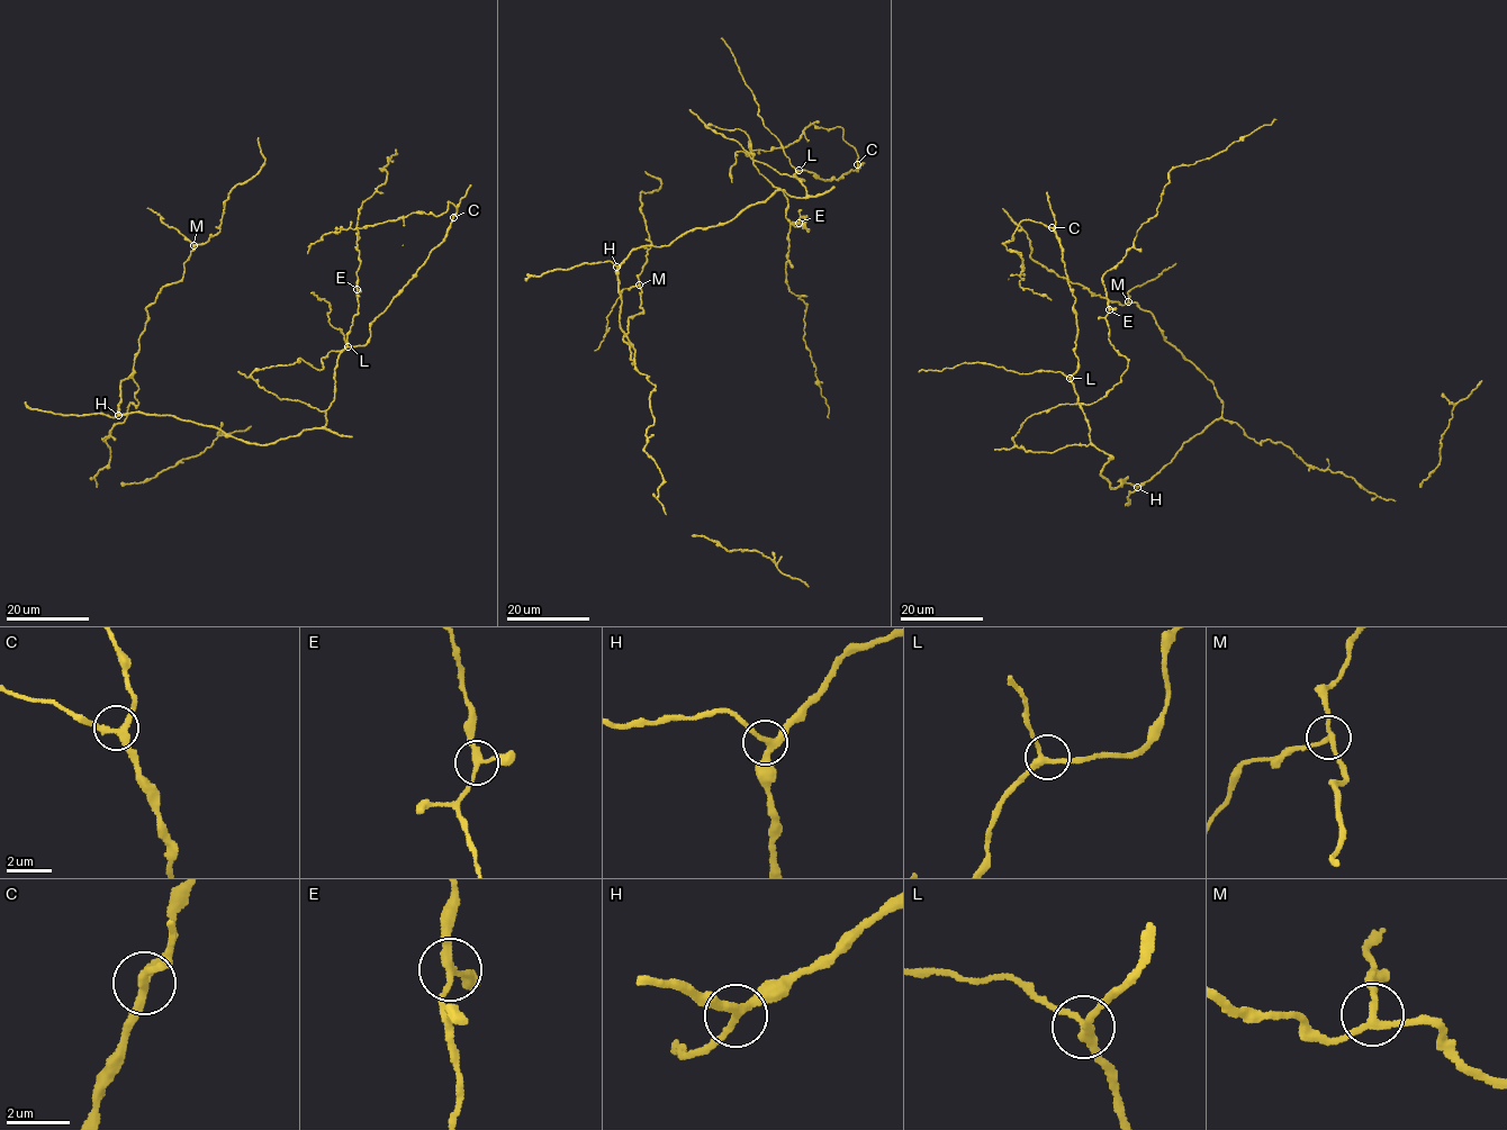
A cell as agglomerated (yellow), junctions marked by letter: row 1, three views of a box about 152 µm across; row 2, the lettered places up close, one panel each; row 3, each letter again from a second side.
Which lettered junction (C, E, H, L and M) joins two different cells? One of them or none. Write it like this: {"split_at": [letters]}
{"split_at": []}

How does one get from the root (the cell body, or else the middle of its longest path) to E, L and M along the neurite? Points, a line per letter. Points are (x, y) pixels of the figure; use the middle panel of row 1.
E: (777, 190), (806, 196), (705, 127), (746, 132), (787, 219), (809, 229), (800, 222)
L: (777, 190), (804, 198), (805, 188), (800, 181), (804, 180), (793, 175), (799, 170)
M: (777, 190), (729, 222), (631, 252), (616, 274), (631, 364), (623, 336), (629, 318), (643, 310), (639, 285)

